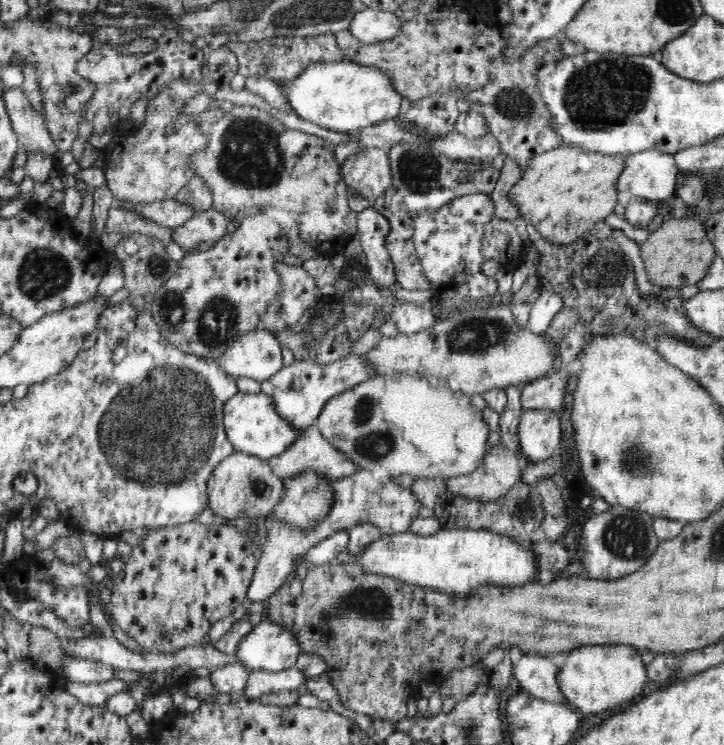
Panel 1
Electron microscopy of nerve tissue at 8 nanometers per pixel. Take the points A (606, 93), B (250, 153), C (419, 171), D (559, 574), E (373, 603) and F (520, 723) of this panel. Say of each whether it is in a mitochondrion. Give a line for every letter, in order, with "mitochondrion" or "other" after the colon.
A: mitochondrion
B: mitochondrion
C: mitochondrion
D: other
E: mitochondrion
F: mitochondrion

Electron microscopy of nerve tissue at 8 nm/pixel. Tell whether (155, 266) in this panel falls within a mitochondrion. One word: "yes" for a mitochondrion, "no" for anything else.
yes

